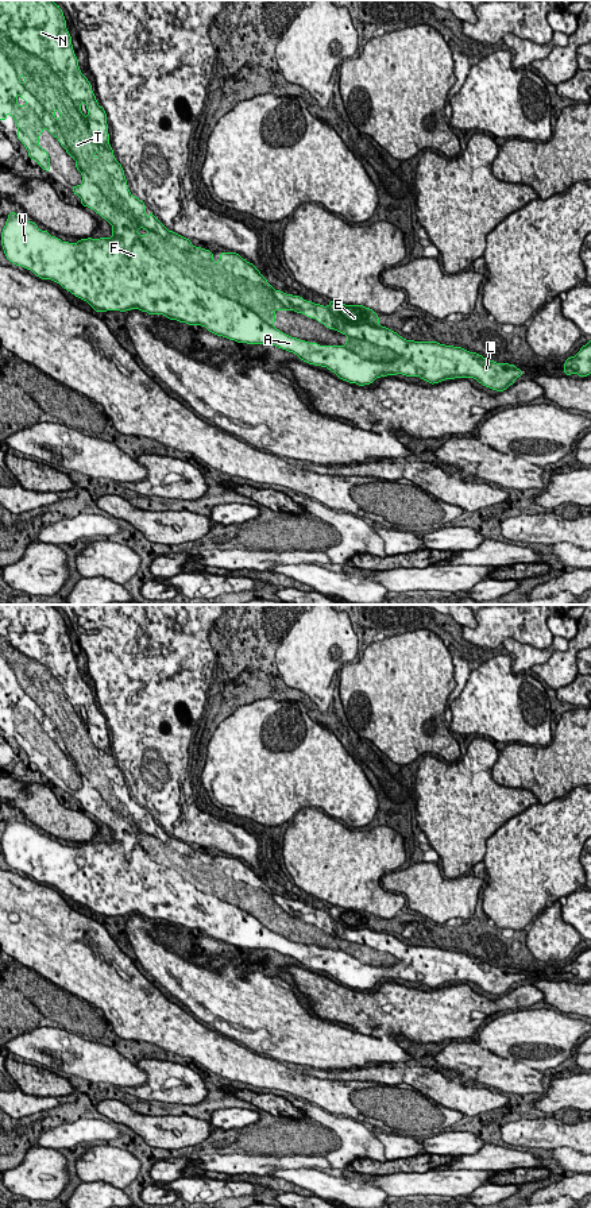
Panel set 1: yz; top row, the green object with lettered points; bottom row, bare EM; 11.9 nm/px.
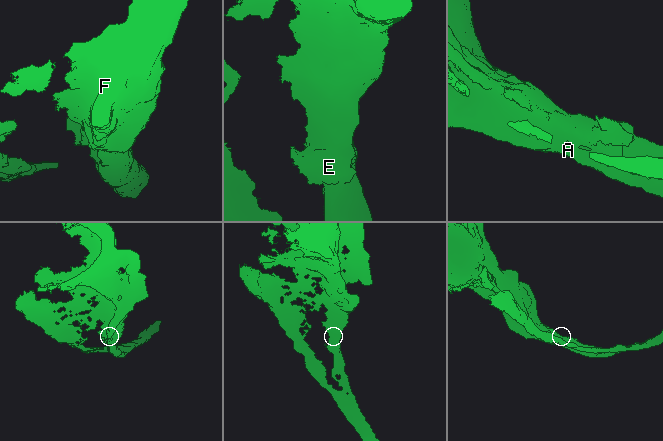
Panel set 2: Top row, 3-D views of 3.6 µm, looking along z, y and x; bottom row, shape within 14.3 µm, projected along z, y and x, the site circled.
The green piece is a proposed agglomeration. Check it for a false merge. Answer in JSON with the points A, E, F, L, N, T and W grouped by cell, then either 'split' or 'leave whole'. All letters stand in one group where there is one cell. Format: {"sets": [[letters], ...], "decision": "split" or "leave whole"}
{"sets": [["A", "F", "L", "N", "T", "W"], ["E"]], "decision": "split"}

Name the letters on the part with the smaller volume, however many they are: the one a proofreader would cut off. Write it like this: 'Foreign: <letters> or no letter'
Foreign: E

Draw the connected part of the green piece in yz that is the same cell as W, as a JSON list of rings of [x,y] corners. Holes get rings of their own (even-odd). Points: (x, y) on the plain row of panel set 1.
[[[0,605],[0,725],[12,721],[19,736],[18,744],[28,756],[28,763],[50,777],[49,757],[39,750],[39,741],[46,733],[58,744],[66,757],[76,765],[76,772],[82,780],[82,788],[72,791],[81,803],[81,810],[93,814],[111,830],[112,841],[100,844],[80,844],[77,848],[62,846],[50,837],[38,833],[36,827],[22,823],[16,817],[9,817],[1,837],[1,850],[9,867],[31,875],[38,883],[51,884],[76,902],[86,906],[94,916],[139,914],[148,919],[163,919],[170,925],[186,927],[190,931],[201,930],[209,937],[247,949],[273,949],[296,958],[308,969],[327,972],[340,984],[359,991],[371,989],[376,983],[402,979],[420,981],[430,989],[455,983],[474,983],[492,995],[503,996],[522,981],[522,974],[515,969],[497,968],[476,957],[461,952],[445,950],[437,946],[406,945],[397,937],[382,930],[349,930],[336,922],[328,911],[306,906],[300,900],[275,895],[252,868],[236,857],[220,857],[220,864],[213,865],[213,857],[192,849],[173,835],[169,835],[154,819],[146,821],[146,808],[132,800],[124,775],[113,760],[109,749],[107,717],[98,710],[88,683],[81,678],[74,659],[72,641],[59,610],[53,605]],[[277,915],[294,915],[309,923],[316,923],[328,934],[335,934],[348,943],[344,950],[320,950],[291,942],[274,931]]]

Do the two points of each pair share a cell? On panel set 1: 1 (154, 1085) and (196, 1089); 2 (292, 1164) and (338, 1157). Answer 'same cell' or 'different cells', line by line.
1: same cell
2: different cells

